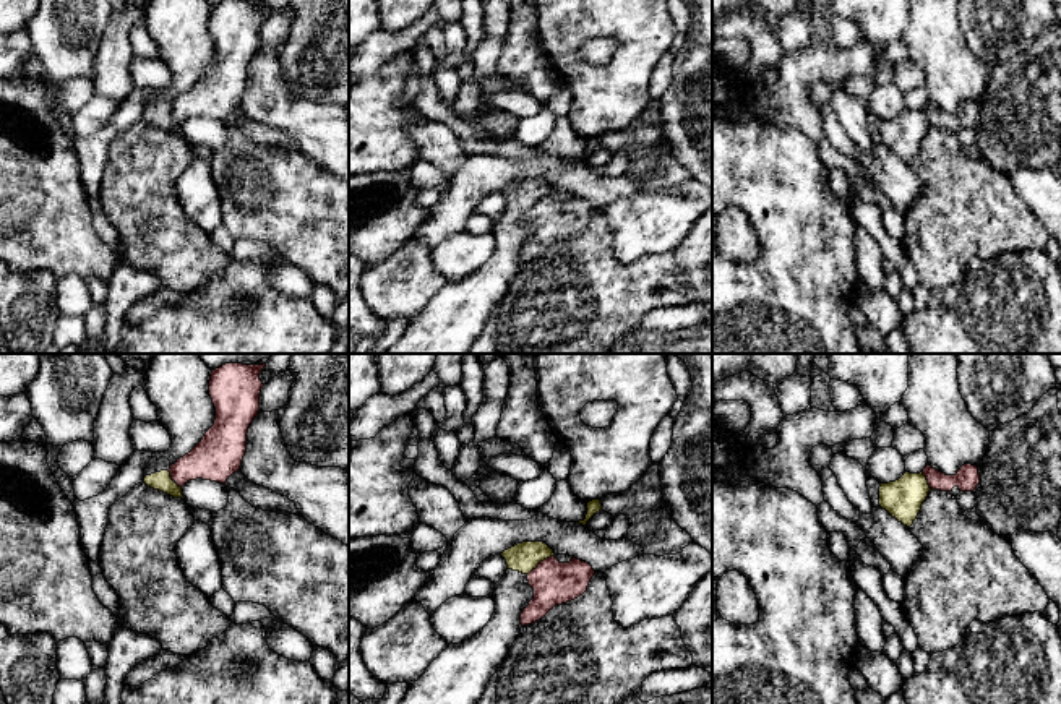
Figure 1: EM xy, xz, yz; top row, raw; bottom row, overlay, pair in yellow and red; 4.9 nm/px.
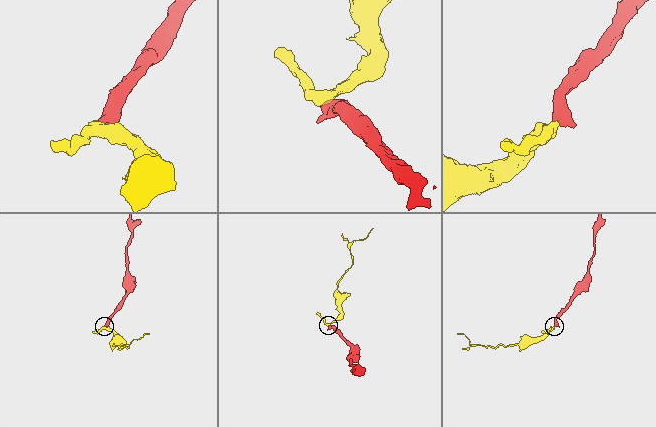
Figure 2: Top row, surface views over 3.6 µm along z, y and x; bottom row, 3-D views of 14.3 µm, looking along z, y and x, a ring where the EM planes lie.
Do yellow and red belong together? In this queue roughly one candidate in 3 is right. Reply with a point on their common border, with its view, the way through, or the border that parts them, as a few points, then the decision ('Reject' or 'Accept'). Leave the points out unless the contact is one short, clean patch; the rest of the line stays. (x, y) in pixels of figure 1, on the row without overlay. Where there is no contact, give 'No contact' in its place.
Touches yellow at xz (541, 197). Boundary: xz (554, 190), (528, 211). Reject

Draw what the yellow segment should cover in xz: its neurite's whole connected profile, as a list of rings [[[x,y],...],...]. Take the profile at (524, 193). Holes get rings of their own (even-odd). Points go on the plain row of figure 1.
[[[522,178],[505,187],[508,206],[495,221],[490,258],[470,276],[449,281],[383,354],[470,354],[521,269],[521,250],[534,235],[534,225],[524,216],[553,191],[543,178]]]

